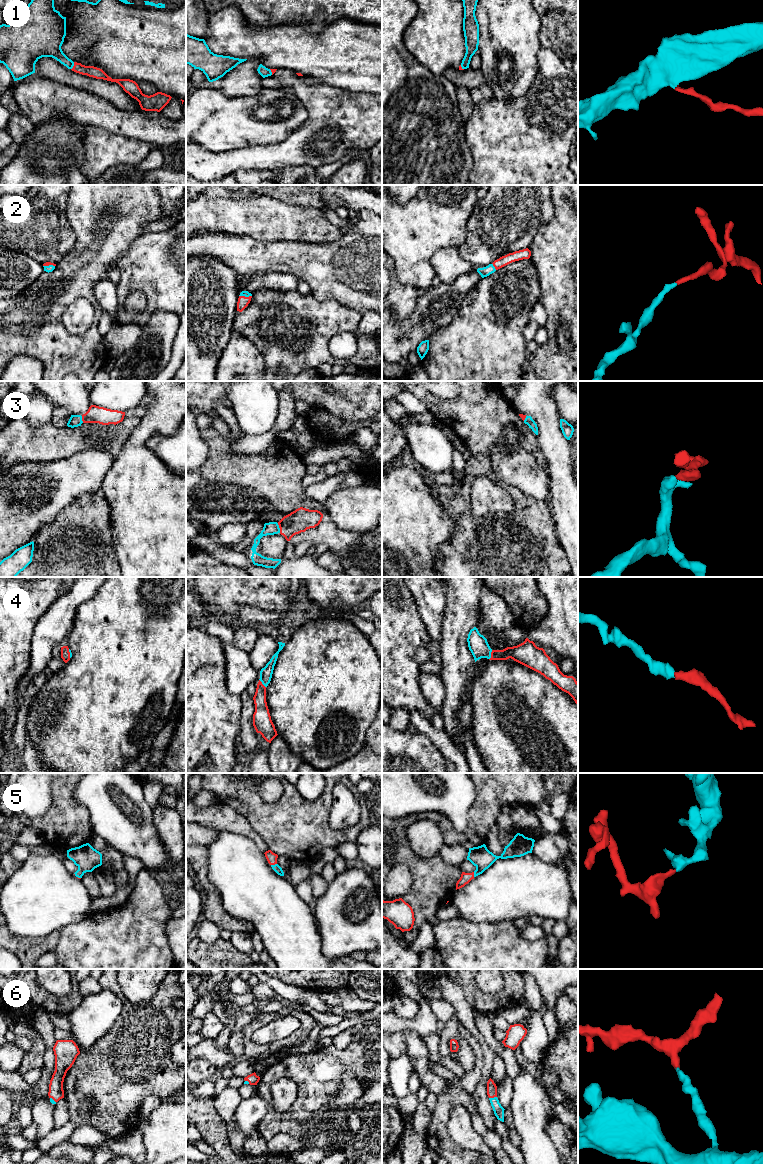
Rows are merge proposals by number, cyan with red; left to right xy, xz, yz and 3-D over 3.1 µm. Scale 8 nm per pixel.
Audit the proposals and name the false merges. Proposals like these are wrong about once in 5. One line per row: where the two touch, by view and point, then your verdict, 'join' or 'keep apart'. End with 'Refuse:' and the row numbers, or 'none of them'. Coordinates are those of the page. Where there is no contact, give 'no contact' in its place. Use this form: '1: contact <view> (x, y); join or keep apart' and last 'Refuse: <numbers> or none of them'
1: contact xy (73, 65); join
2: contact yz (493, 266); join
3: contact xz (279, 528); join
4: contact yz (490, 655); join
5: contact xz (273, 865); join
6: contact yz (492, 1098); join
Refuse: none of them

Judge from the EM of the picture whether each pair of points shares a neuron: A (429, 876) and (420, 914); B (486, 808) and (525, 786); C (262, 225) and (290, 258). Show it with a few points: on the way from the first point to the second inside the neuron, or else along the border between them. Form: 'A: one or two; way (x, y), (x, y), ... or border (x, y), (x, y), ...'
A: one; way (429, 885), (424, 905)
B: one; way (496, 798), (508, 786), (515, 786)
C: two; border (253, 237), (264, 241), (300, 242)

